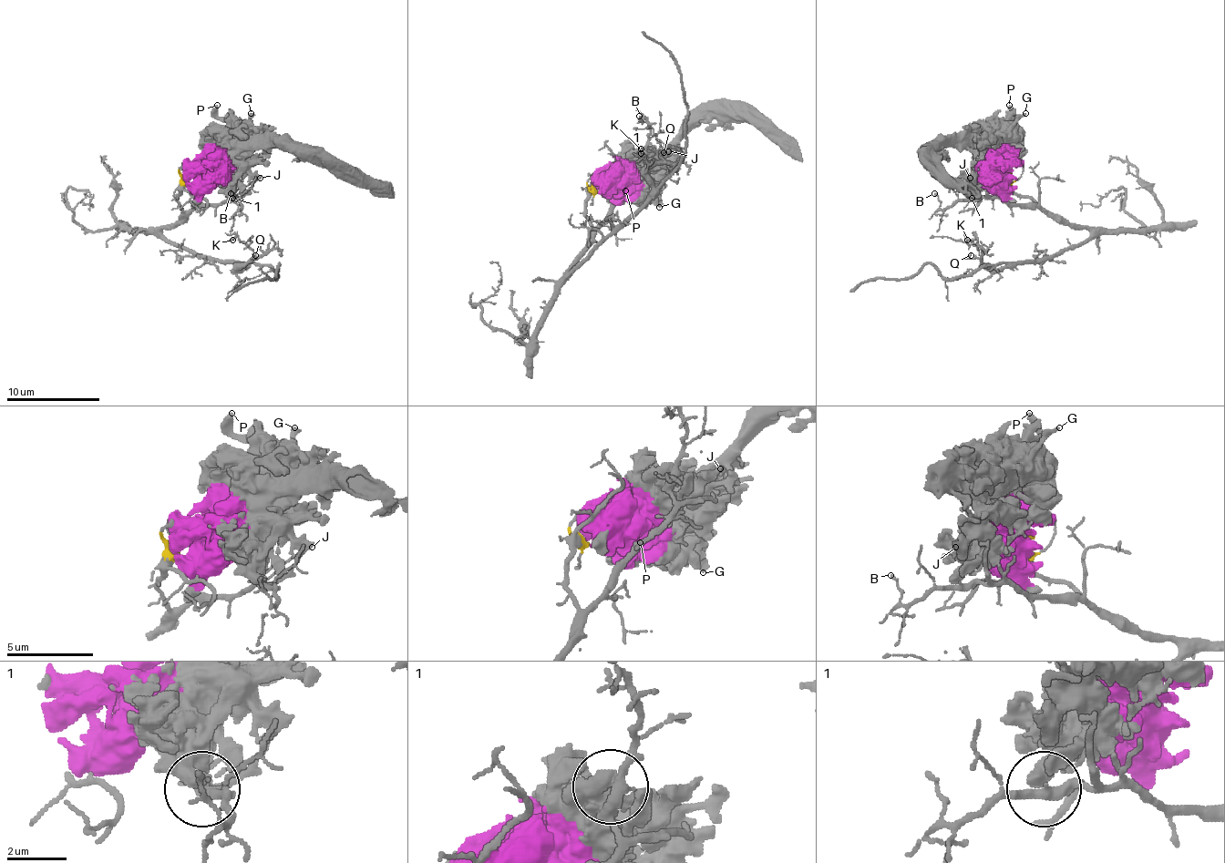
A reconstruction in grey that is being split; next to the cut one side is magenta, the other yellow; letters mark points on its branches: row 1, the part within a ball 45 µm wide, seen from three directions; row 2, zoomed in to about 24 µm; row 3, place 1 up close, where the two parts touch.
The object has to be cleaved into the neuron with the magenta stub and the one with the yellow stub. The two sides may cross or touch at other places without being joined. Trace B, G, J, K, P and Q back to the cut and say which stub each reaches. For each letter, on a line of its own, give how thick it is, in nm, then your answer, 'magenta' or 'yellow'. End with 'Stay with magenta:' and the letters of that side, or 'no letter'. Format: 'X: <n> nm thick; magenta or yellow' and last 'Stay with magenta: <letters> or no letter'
B: 80 nm thick; yellow
G: 320 nm thick; magenta
J: 480 nm thick; magenta
K: 140 nm thick; yellow
P: 360 nm thick; magenta
Q: 120 nm thick; yellow
Stay with magenta: G, J, P

